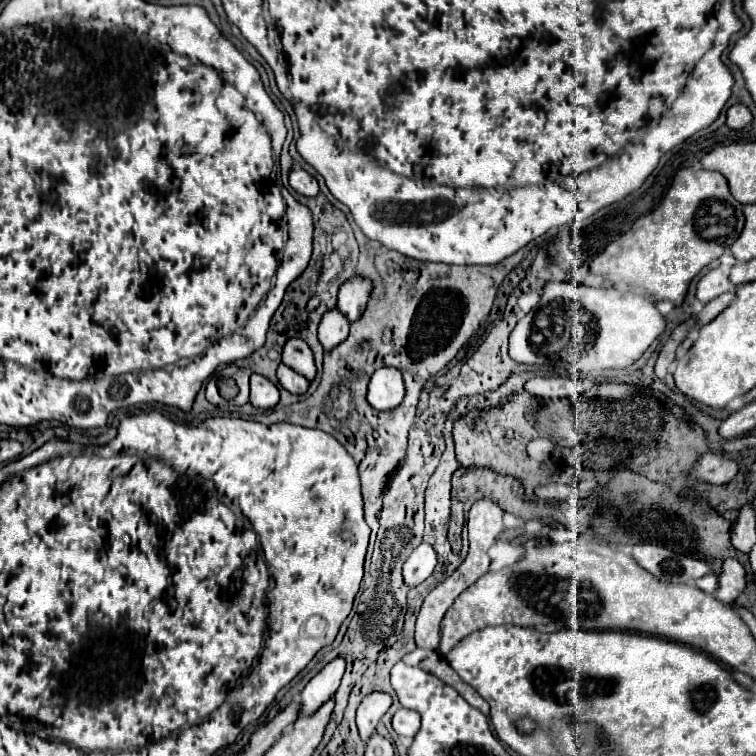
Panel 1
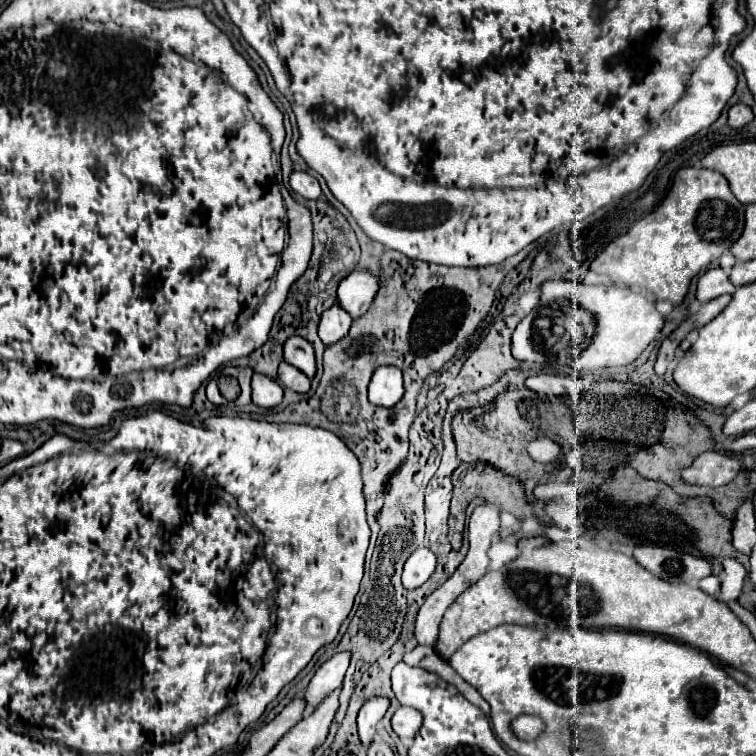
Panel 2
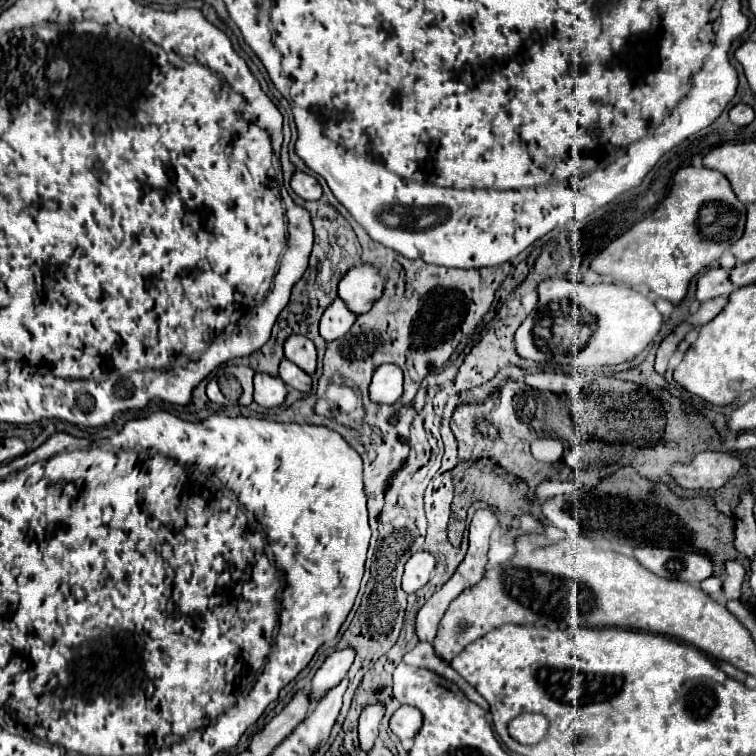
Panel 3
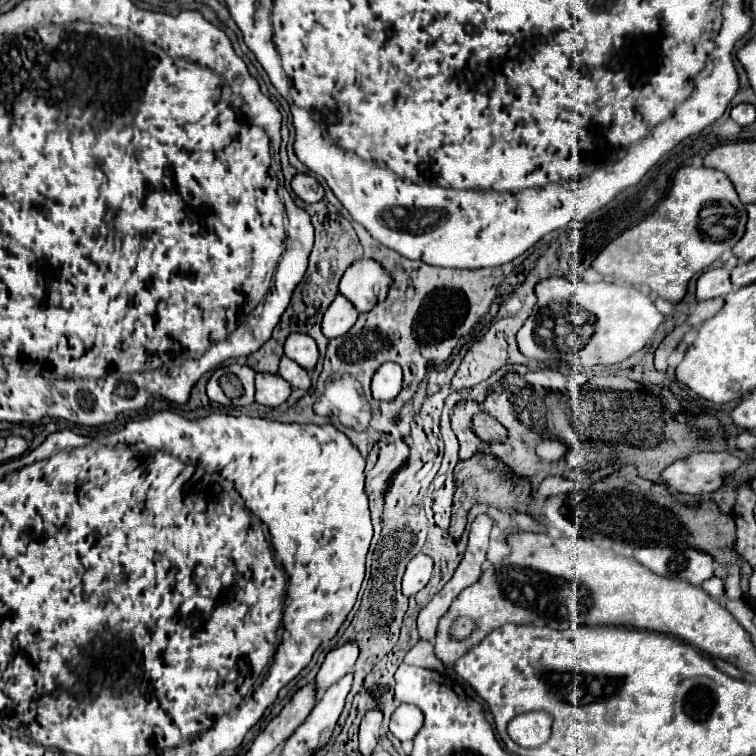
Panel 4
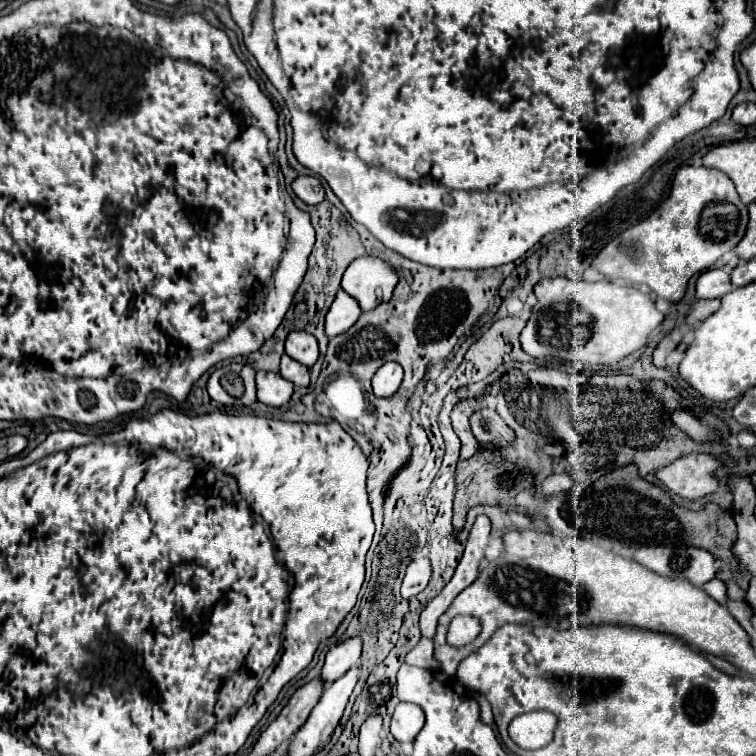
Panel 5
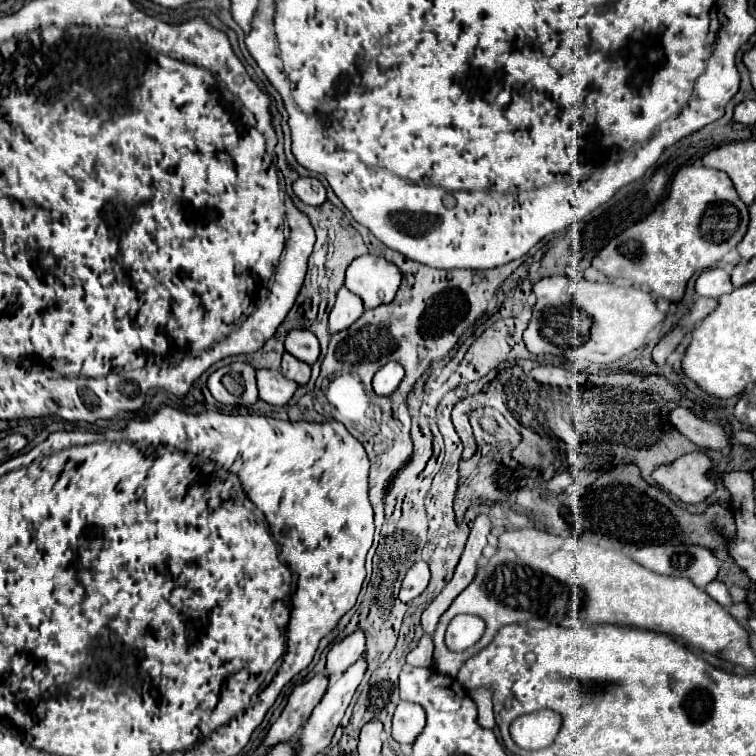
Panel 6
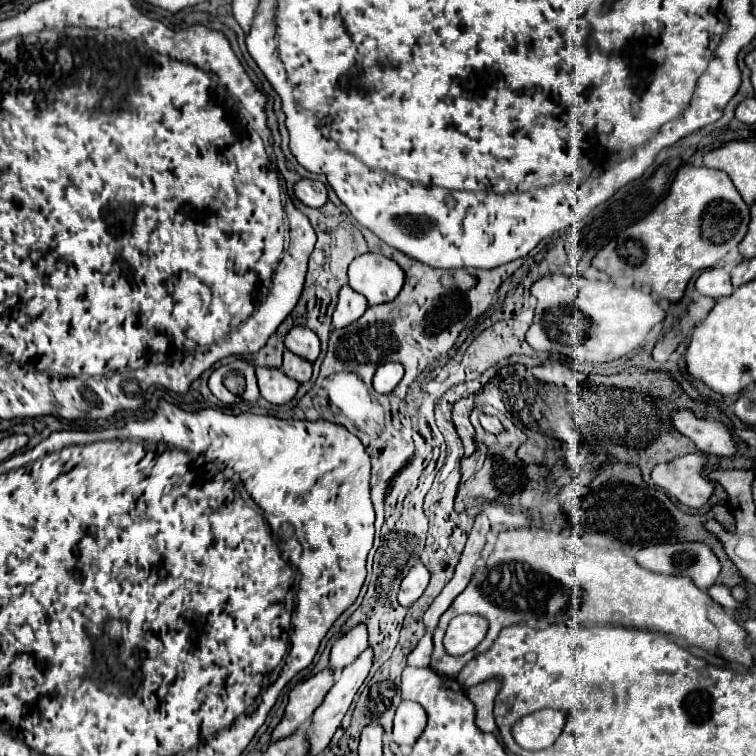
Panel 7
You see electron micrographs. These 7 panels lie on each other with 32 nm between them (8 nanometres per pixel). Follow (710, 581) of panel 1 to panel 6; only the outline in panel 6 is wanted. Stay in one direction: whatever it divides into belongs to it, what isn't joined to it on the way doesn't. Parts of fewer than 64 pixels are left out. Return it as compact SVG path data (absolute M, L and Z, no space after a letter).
M712 582L712 584L708 584L706 588L704 588L718 604L722 604L722 606L726 606L726 608L730 608L734 602L732 602L732 598L730 598L730 594L728 594L728 588L722 584L722 582Z

